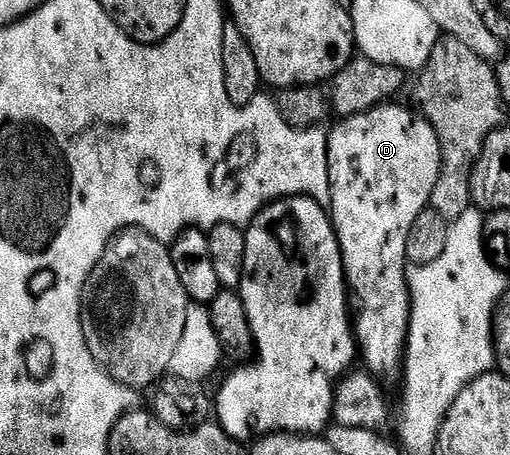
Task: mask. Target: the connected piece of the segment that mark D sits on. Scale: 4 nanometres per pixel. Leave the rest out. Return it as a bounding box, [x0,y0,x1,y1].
[326,103,442,377]

